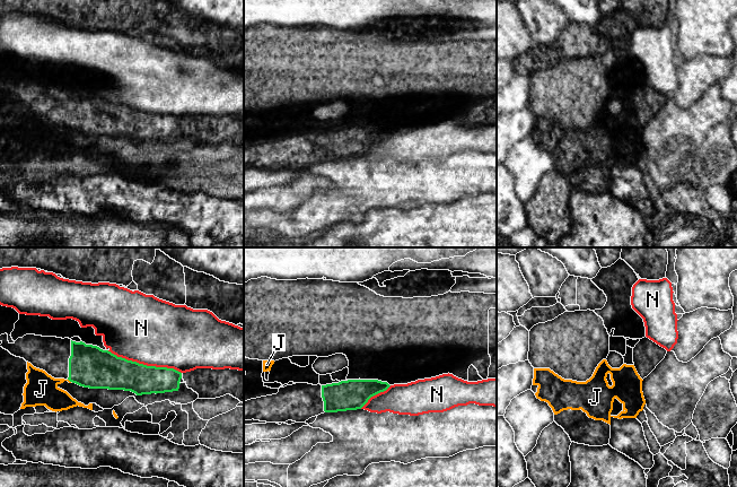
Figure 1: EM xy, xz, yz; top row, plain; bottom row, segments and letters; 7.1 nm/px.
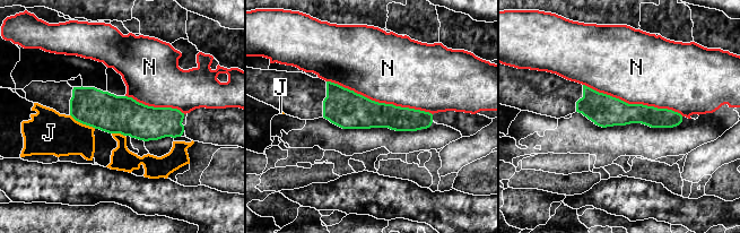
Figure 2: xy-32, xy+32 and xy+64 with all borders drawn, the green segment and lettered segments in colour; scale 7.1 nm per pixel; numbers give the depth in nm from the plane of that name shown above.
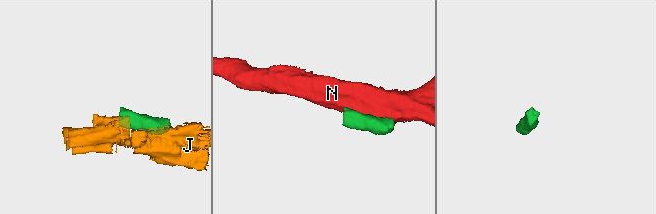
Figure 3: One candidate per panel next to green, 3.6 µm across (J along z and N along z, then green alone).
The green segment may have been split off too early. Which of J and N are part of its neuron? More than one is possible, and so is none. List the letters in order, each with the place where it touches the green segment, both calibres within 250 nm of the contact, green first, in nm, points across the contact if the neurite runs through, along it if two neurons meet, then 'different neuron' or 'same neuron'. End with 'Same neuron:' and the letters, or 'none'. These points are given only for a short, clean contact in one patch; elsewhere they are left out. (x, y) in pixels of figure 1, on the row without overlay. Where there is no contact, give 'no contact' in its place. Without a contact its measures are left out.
J: contact xy (69, 127); calibres 300 and 220 nm; different neuron
N: contact xy (145, 112); calibres 240 and 480 nm; different neuron
Same neuron: none

